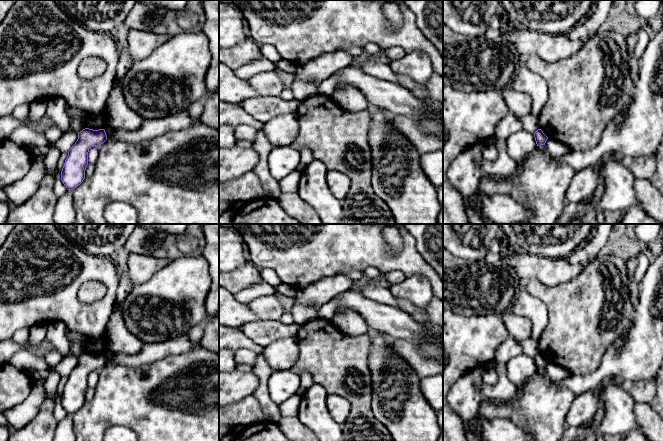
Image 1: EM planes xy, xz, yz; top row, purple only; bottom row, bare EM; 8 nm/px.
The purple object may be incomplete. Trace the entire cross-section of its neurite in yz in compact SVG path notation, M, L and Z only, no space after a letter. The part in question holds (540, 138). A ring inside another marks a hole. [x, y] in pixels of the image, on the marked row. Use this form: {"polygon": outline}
{"polygon": "M538 129L537 131L535 131L534 137L535 137L537 146L545 145L548 139L548 137L543 133L541 129Z"}

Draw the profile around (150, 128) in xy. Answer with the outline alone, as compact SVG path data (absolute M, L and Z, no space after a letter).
M184 109L163 118L143 119L140 128L135 131L114 129L107 140L140 144L165 133L185 129L197 121L199 119L192 118L187 109Z

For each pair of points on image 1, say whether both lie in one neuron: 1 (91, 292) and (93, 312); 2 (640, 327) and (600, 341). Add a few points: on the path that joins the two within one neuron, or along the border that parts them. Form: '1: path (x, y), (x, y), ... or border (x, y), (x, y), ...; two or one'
1: border (106, 287), (98, 300), (77, 297); two
2: border (620, 335), (604, 352); two

